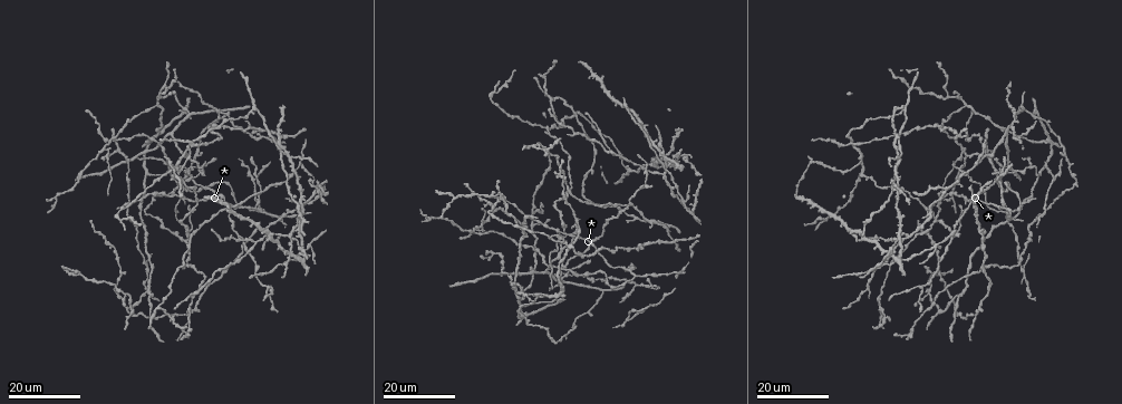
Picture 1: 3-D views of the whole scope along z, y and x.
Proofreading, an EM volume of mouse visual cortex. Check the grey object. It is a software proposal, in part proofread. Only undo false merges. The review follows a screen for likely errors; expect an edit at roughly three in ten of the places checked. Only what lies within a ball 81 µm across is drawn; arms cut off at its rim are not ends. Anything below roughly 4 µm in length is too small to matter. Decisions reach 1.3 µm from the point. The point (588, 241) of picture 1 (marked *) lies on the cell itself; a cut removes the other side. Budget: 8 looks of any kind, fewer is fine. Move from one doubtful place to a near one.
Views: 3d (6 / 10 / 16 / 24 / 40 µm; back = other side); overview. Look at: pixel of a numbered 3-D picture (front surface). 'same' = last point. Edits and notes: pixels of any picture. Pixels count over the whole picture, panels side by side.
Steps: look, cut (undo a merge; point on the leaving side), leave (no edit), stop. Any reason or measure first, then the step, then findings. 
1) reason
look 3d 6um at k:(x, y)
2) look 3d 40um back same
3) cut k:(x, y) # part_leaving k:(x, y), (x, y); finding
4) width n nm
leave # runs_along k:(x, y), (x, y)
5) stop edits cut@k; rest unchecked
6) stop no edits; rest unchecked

branch point
look 3d 16um at 1:(199, 172)

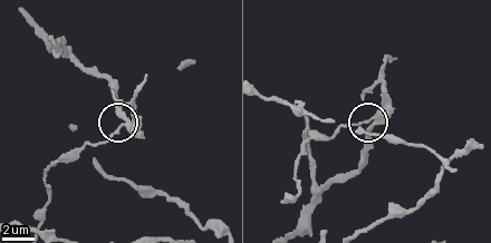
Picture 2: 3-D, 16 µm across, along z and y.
closer look
look 3d 6um at 2:(374, 117)

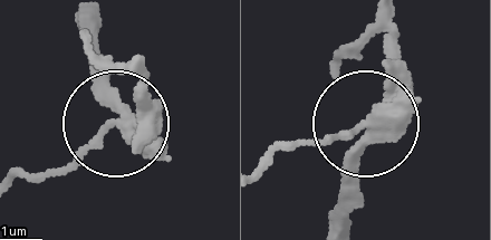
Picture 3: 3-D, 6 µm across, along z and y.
width 340 nm
cut 3:(144, 99) # two cells meet here

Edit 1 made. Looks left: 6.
look overview

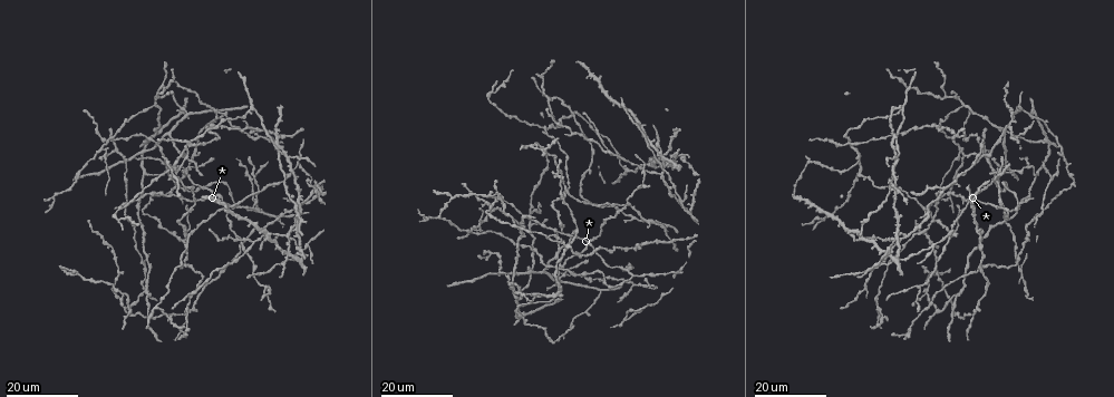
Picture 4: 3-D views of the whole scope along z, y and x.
arms part here
look 3d 16um at 4:(1012, 169)

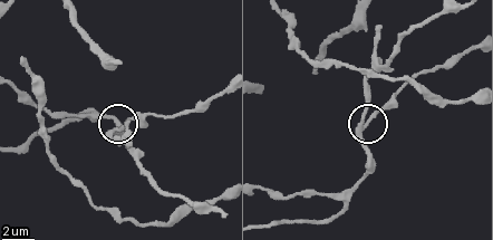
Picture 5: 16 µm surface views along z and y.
look 3d 10um at 5:(365, 129)

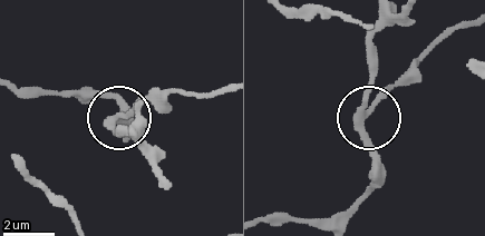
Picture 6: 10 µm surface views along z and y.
side_arm 12 um
leave # continuous, no second cell

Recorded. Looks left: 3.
two arms in line, one across
look 3d 24um at 4:(531, 225)

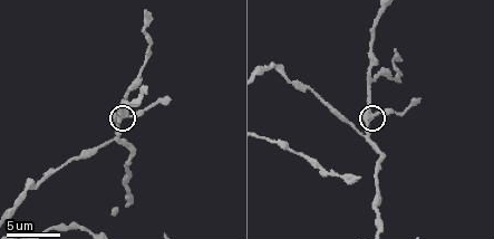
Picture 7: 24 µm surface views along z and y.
look 3d 10um at 7:(373, 113)

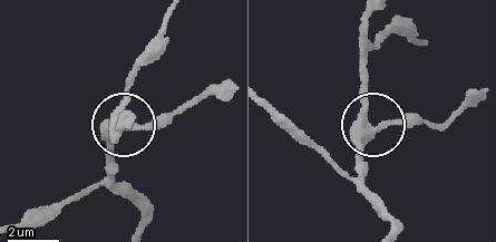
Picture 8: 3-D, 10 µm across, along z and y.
side_arm 5 um
leave # runs_along 8:(388, 231), (365, 180), (360, 135), (378, 123), (427, 123); continuous, no second cell

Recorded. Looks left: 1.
stop edits cut@3; rest unchecked

